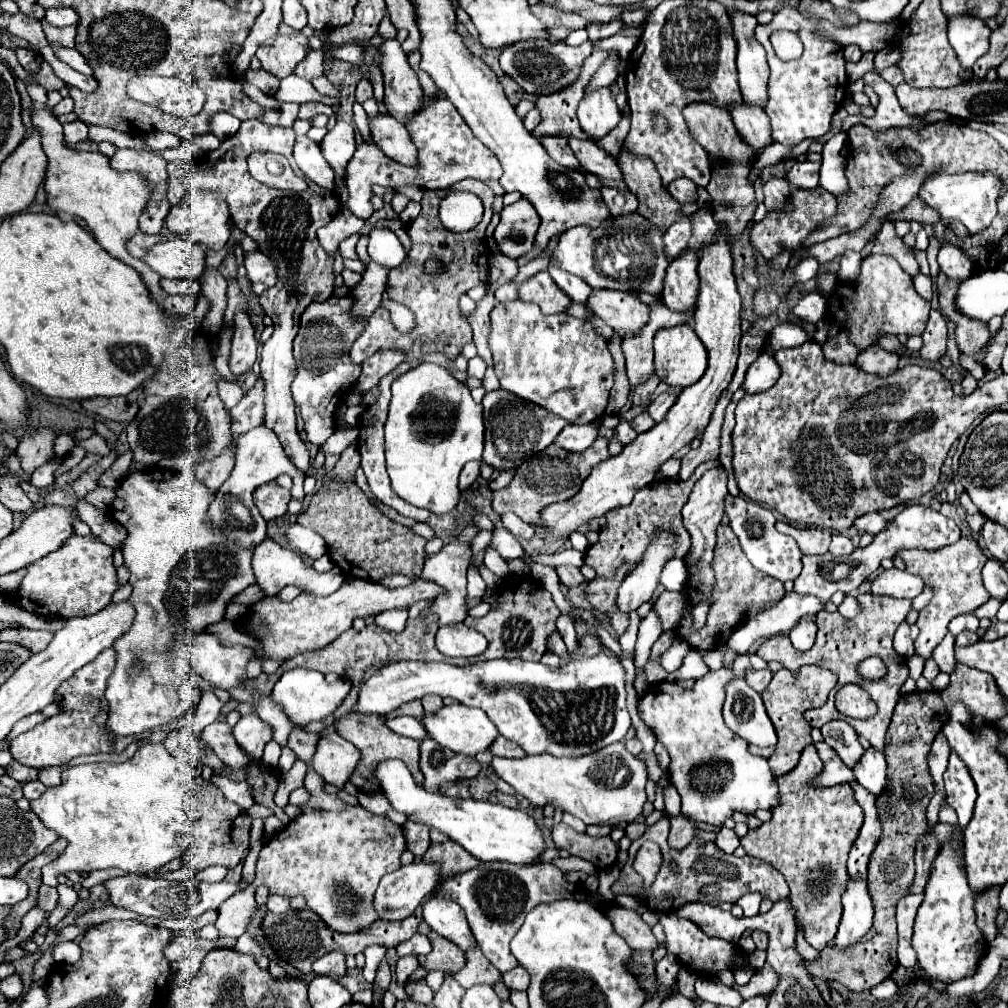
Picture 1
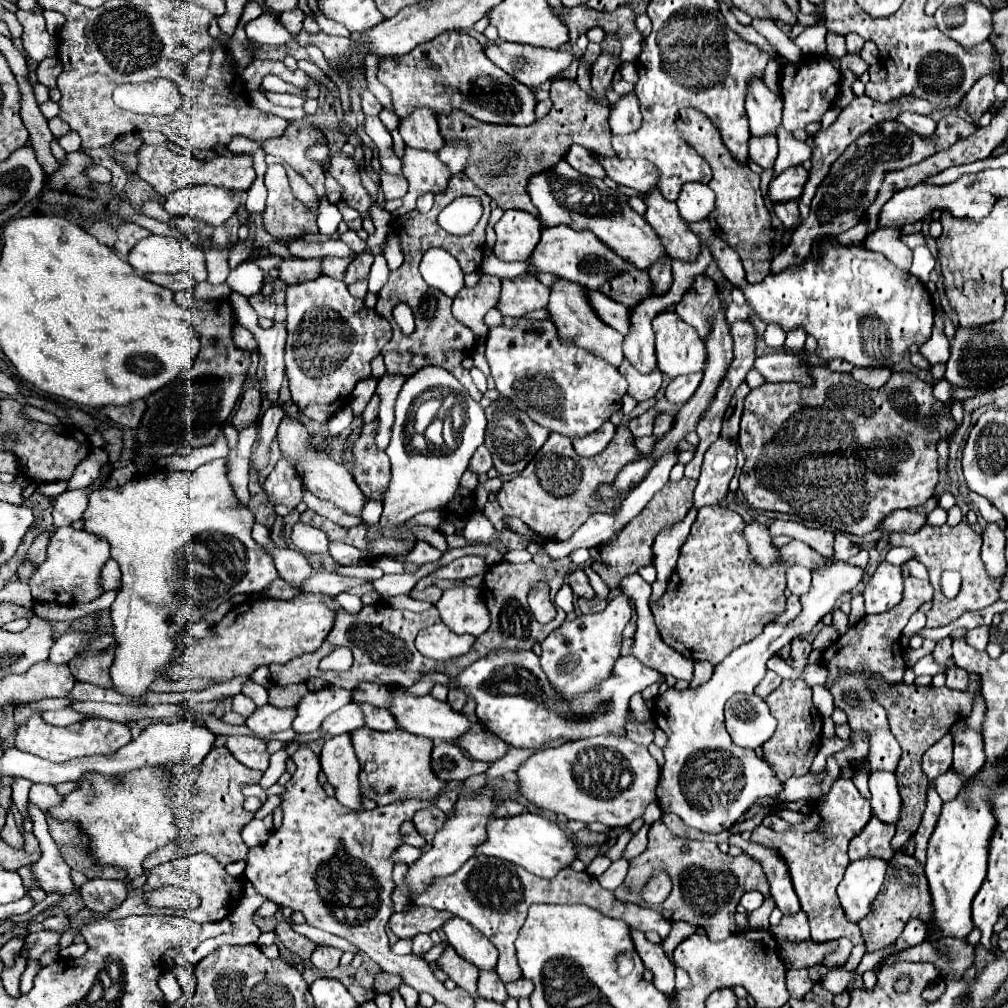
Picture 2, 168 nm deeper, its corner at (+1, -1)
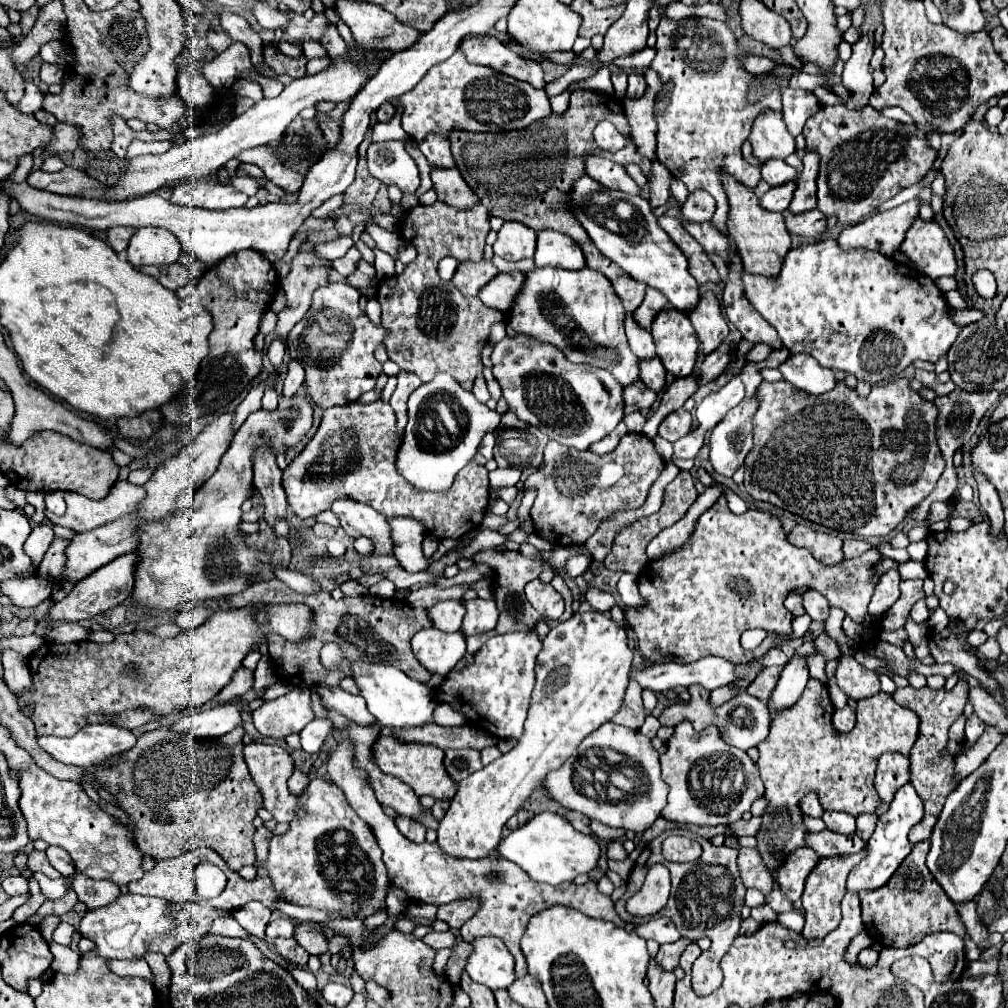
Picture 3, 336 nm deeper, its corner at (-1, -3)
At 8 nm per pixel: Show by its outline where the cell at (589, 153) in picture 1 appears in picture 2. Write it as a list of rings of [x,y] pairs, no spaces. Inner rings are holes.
[[[595,155],[597,163],[601,163],[601,167],[605,169],[607,177],[611,177],[617,185],[625,185],[631,187],[635,191],[639,191],[641,195],[657,189],[657,169],[643,159],[637,161],[623,161],[619,157],[603,157],[603,155]]]

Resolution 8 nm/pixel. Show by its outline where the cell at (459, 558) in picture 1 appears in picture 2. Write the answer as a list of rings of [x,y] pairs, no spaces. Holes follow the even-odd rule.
[[[457,581],[445,589],[435,605],[441,613],[441,621],[455,633],[471,633],[479,637],[489,627],[489,611],[481,599],[481,591]]]

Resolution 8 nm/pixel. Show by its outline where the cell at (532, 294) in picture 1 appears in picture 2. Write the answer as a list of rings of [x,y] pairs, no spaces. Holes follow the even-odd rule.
[[[525,273],[513,281],[503,281],[501,299],[497,307],[503,315],[523,317],[531,311],[545,309],[549,303],[549,287],[545,287],[533,273]]]

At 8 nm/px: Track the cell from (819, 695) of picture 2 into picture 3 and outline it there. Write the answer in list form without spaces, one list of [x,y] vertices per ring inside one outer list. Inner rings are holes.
[[[791,657],[791,661],[785,665],[779,677],[779,683],[775,685],[767,701],[771,719],[775,717],[775,713],[785,711],[799,701],[799,695],[803,693],[807,681],[809,681],[809,669],[805,663],[805,657]]]

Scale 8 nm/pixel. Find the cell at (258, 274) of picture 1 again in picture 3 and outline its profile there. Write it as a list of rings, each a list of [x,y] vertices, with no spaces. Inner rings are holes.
[[[351,247],[345,257],[333,261],[333,269],[335,269],[337,273],[341,273],[343,277],[347,277],[347,275],[351,275],[351,273],[357,269],[357,261],[359,261],[359,259],[361,259],[361,253],[357,251],[357,247]]]

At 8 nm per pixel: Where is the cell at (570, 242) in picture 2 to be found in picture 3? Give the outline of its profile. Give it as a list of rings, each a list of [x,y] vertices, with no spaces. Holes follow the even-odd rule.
[[[539,231],[537,233],[537,251],[535,251],[537,267],[563,267],[563,269],[583,269],[585,257],[581,247],[567,235],[557,231]]]

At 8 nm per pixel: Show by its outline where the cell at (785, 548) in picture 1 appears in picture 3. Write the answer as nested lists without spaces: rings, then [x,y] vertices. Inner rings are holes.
[[[815,589],[803,593],[803,607],[805,607],[807,615],[813,621],[825,623],[827,617],[829,617],[829,603],[827,603],[827,599],[819,591],[815,591]]]

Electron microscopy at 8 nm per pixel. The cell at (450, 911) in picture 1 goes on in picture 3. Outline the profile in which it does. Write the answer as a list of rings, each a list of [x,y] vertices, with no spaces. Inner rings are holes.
[[[481,937],[473,943],[473,955],[467,963],[467,973],[473,981],[489,987],[491,991],[509,989],[515,981],[513,955],[503,941],[495,937]]]

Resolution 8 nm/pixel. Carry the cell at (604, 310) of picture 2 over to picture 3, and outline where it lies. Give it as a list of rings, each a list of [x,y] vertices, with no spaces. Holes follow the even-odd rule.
[[[627,317],[625,319],[625,331],[627,331],[631,351],[639,357],[639,361],[655,357],[655,345],[653,345],[651,333],[647,329],[641,329],[631,317]]]

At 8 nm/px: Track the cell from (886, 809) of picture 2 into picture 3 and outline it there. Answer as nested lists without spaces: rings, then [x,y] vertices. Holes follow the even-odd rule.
[[[907,783],[907,785],[899,787],[893,803],[889,805],[889,811],[879,817],[877,829],[871,835],[871,839],[867,841],[869,855],[851,869],[851,873],[847,877],[847,889],[849,891],[861,891],[861,889],[877,889],[877,887],[885,885],[891,879],[891,875],[899,869],[903,859],[911,853],[913,845],[907,839],[907,835],[921,819],[923,819],[923,801],[917,795],[917,791],[913,789],[913,785]]]

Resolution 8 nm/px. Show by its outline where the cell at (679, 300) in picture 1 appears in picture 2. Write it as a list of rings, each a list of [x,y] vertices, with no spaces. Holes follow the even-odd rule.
[[[697,275],[693,285],[685,291],[683,299],[677,303],[675,313],[691,327],[697,329],[699,337],[705,339],[713,323],[713,315],[719,309],[717,285],[707,275]]]

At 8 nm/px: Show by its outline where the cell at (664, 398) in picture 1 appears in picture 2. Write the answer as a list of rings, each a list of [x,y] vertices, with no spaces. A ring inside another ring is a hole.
[[[695,373],[695,375],[683,375],[683,377],[677,377],[673,379],[667,389],[665,389],[665,399],[671,403],[671,405],[683,405],[693,393],[695,389],[699,387],[703,379],[703,373]]]

